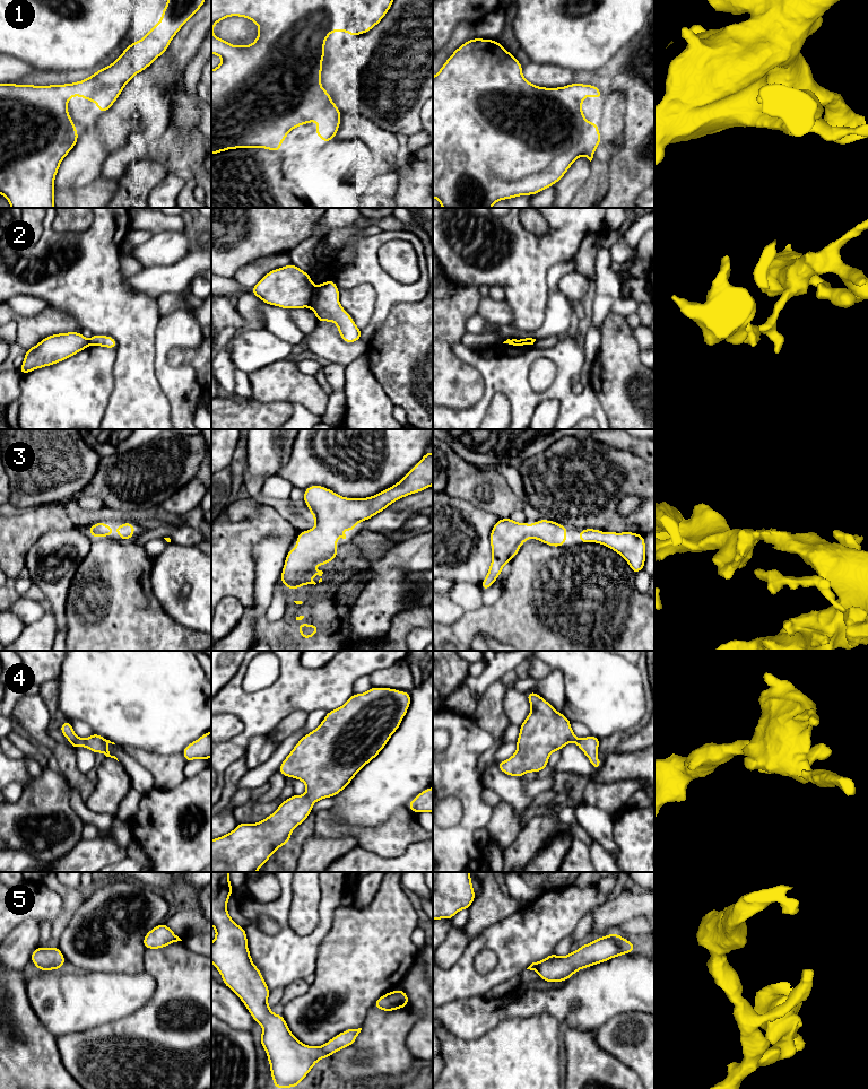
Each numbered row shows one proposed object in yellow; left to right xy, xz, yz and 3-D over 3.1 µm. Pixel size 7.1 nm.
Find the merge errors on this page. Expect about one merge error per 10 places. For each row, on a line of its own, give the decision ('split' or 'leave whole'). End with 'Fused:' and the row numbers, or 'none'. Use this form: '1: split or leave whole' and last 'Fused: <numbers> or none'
1: leave whole
2: split
3: leave whole
4: leave whole
5: leave whole
Fused: 2

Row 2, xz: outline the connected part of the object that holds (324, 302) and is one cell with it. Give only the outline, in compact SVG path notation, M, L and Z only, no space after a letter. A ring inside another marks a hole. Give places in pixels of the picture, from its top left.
M332 279L313 287L310 307L316 315L316 323L336 323L338 333L346 343L354 343L363 337L350 314L340 305L339 288Z

